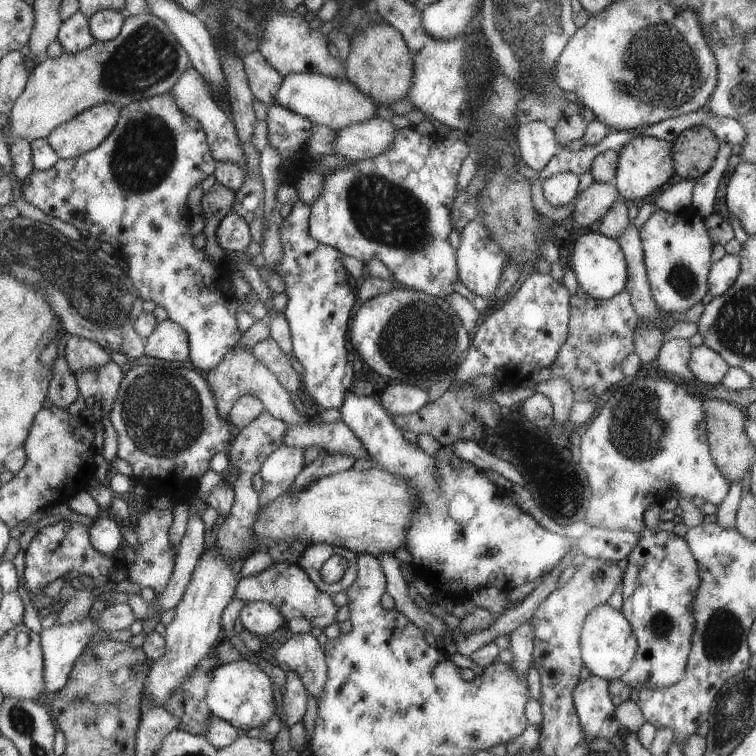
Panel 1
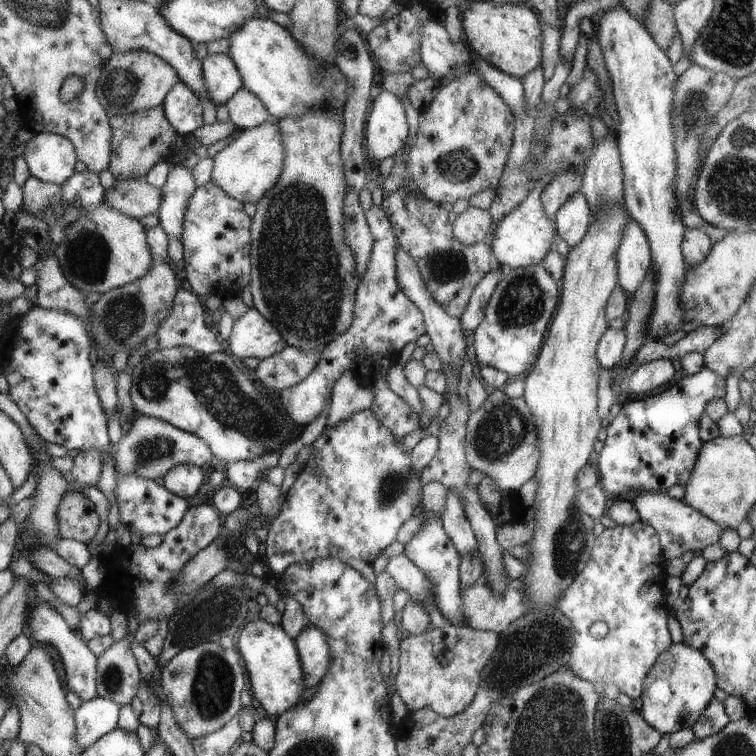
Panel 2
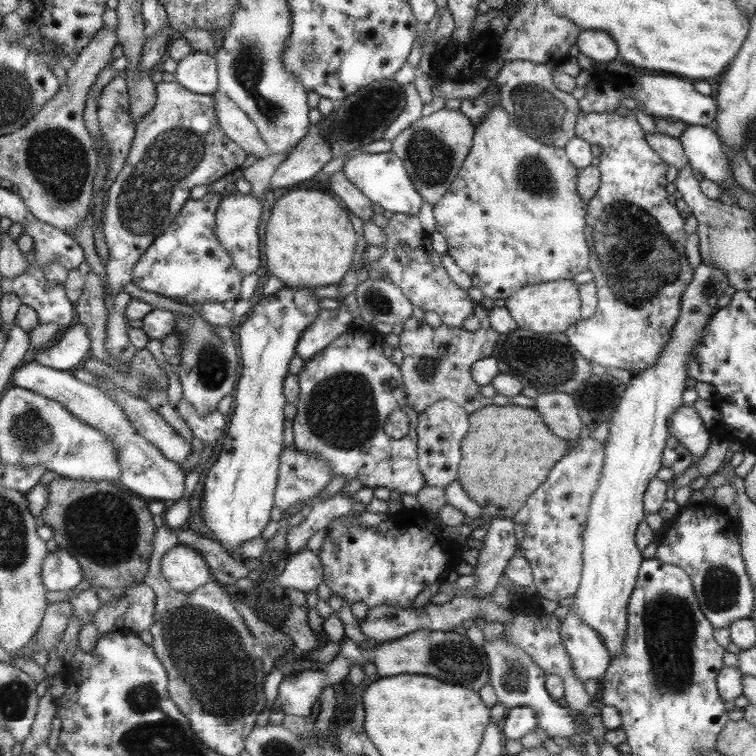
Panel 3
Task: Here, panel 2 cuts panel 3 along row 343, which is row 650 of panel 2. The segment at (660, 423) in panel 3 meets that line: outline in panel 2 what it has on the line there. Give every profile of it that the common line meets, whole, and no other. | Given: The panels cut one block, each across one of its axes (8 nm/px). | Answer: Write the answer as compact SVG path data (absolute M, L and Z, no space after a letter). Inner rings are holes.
M682 643L671 644L671 647L657 658L649 675L643 680L644 691L637 700L638 712L647 724L661 732L661 735L691 729L713 699L716 687L714 668L700 651Z

